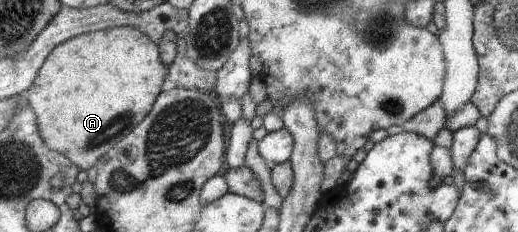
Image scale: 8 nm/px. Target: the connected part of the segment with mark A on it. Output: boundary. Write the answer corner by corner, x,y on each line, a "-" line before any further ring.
127,26
84,34
54,49
42,67
35,85
24,95
37,113
41,133
50,148
73,160
86,172
98,167
101,160
122,143
155,109
164,92
164,83
171,76
161,45
140,29

